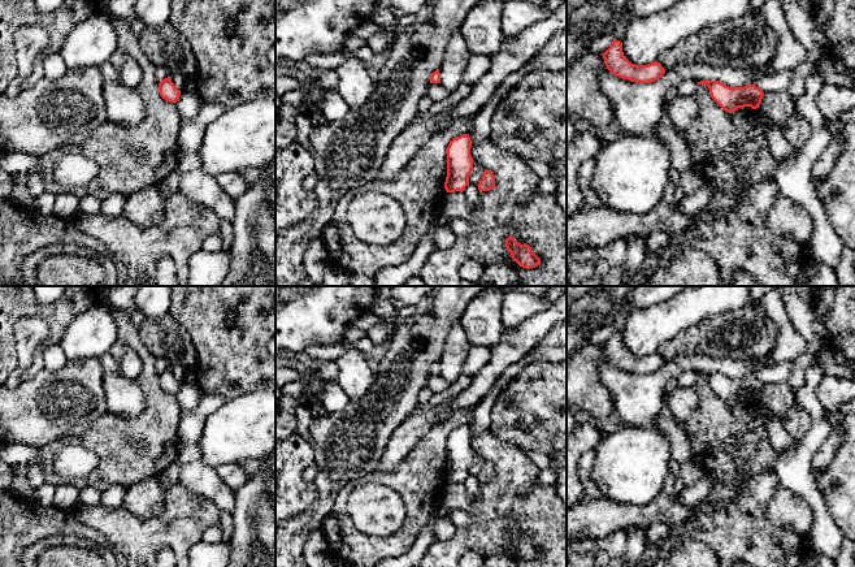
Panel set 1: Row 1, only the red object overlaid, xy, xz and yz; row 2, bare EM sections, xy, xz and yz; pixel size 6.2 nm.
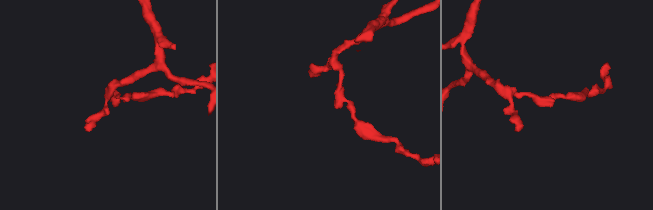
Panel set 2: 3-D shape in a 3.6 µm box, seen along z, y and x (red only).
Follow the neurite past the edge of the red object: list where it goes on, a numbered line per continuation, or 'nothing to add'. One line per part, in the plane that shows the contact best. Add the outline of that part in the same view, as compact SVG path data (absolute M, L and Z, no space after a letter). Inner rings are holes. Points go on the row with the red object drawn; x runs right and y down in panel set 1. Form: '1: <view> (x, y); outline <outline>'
nothing to add

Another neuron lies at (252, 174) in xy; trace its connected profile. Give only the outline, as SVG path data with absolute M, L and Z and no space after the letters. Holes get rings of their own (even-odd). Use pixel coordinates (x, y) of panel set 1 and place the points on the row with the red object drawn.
M268 165L261 168L242 169L238 174L249 185L252 182L260 181L266 173Z

